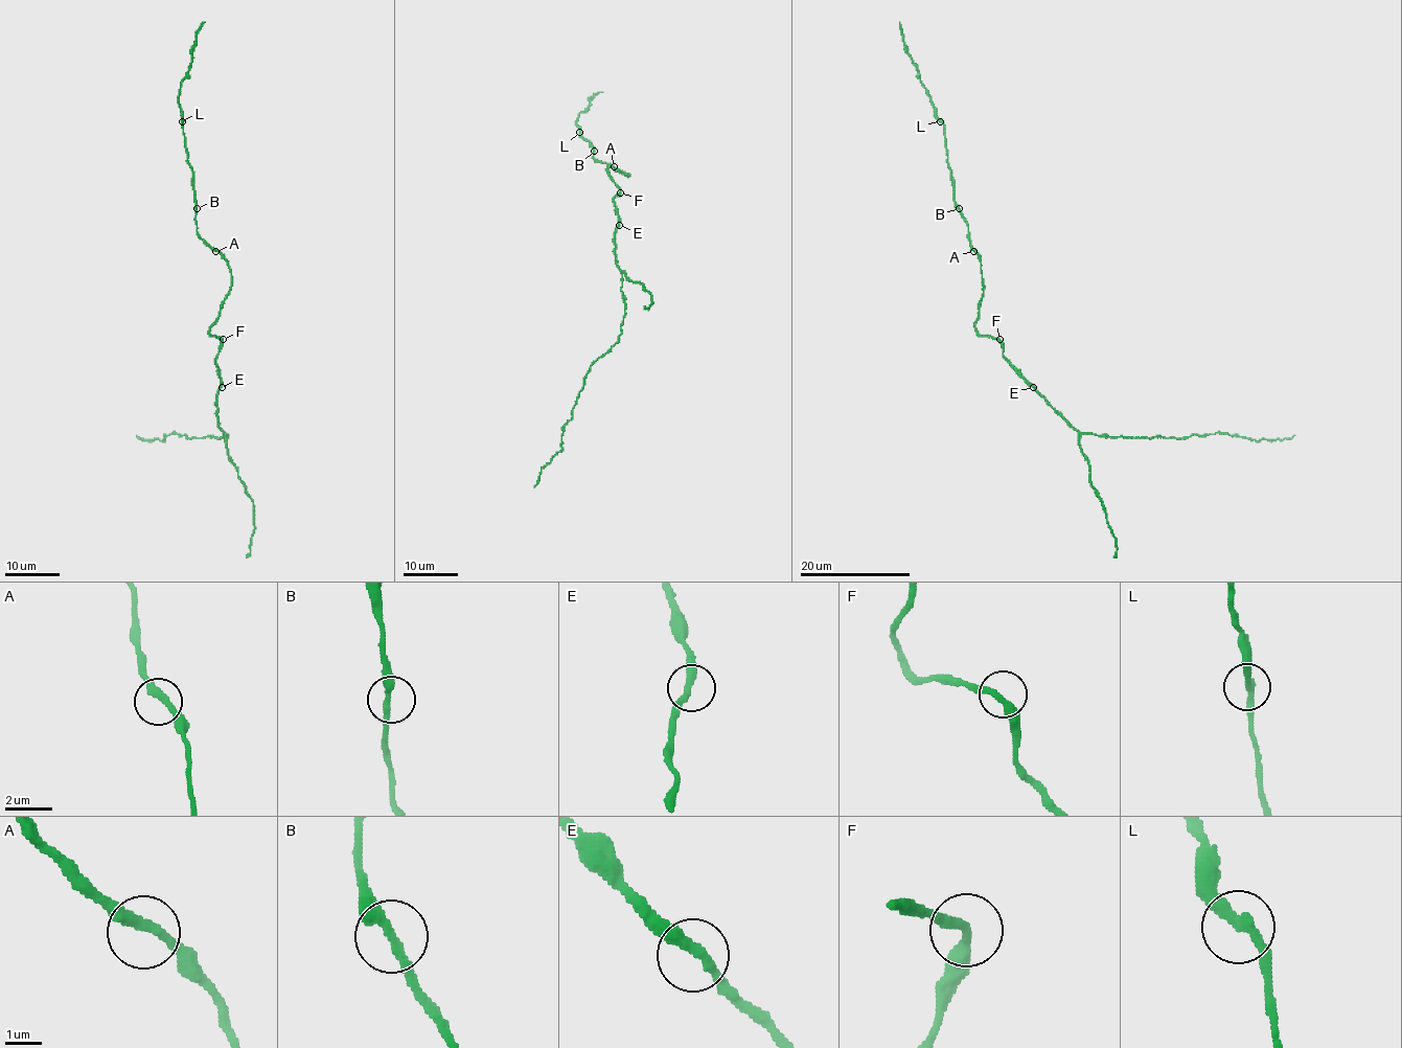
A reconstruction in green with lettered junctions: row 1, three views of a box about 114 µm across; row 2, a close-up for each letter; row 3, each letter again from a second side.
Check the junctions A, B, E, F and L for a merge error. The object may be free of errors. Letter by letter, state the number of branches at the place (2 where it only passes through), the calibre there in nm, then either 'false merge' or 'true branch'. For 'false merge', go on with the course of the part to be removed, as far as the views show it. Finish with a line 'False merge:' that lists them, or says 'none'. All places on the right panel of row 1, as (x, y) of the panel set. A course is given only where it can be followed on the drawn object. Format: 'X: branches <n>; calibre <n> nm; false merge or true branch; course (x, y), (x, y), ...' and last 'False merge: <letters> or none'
A: branches 2; calibre 280 nm; true branch
B: branches 2; calibre 300 nm; true branch
E: branches 2; calibre 320 nm; true branch
F: branches 2; calibre 300 nm; true branch
L: branches 2; calibre 280 nm; true branch
False merge: none

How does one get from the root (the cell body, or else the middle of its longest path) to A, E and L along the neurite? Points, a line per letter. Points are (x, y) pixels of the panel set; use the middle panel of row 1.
A: (618, 185), (606, 171), (613, 167), (622, 175), (628, 175), (614, 166)
E: (618, 185), (620, 190), (614, 198), (614, 204), (619, 225)
L: (618, 185), (606, 171), (613, 167), (622, 175), (628, 175), (594, 160), (593, 149), (579, 132)

